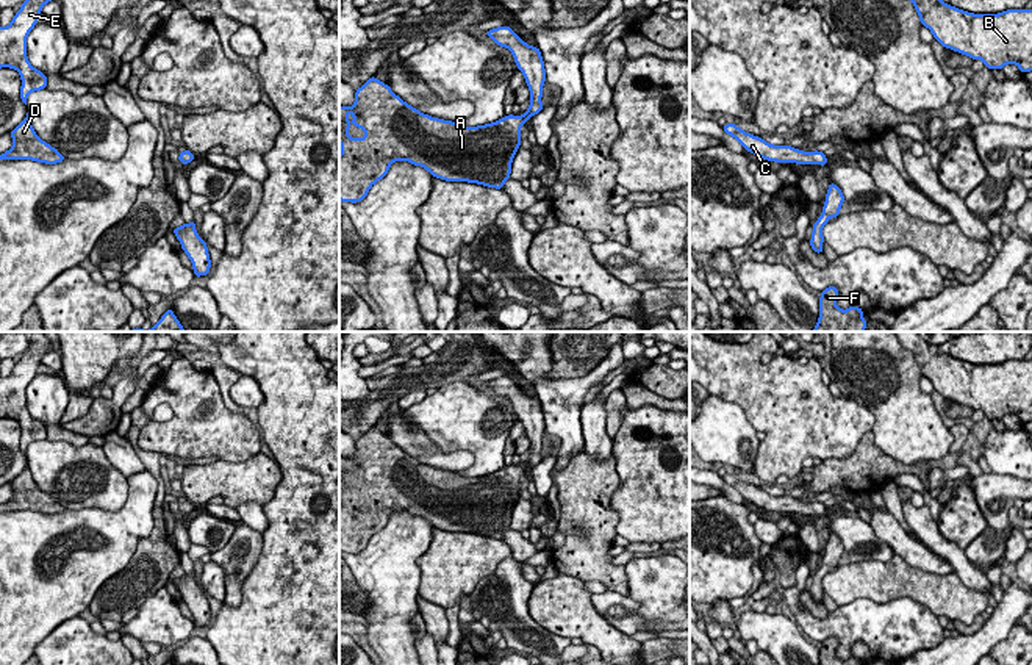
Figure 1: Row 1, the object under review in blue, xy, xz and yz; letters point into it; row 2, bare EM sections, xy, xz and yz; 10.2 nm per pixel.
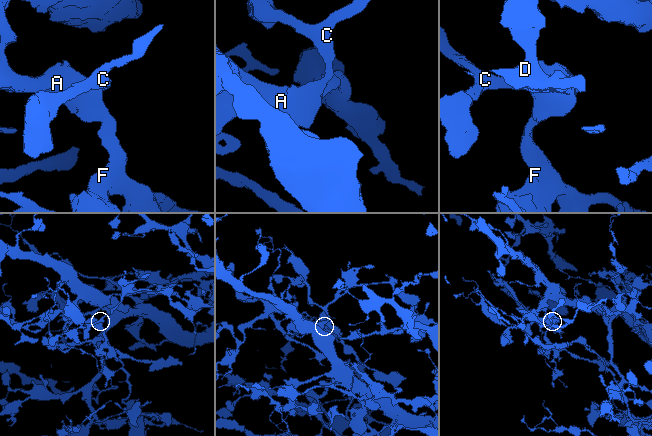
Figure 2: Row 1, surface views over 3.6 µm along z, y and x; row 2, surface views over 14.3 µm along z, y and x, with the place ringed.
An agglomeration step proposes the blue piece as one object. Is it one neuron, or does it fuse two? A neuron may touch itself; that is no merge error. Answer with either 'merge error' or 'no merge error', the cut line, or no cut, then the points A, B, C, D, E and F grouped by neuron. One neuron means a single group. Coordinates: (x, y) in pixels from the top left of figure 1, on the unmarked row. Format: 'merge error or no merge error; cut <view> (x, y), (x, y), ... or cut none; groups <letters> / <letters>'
no merge error; cut none; groups A B C D E F

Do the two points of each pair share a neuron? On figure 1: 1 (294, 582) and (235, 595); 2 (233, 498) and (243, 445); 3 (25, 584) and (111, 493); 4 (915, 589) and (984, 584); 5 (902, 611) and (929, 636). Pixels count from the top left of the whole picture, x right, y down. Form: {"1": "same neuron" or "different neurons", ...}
{"1": "different neurons", "2": "different neurons", "3": "different neurons", "4": "different neurons", "5": "same neuron"}

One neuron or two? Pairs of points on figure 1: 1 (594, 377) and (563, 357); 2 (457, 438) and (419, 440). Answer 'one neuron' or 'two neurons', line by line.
1: two neurons
2: two neurons

